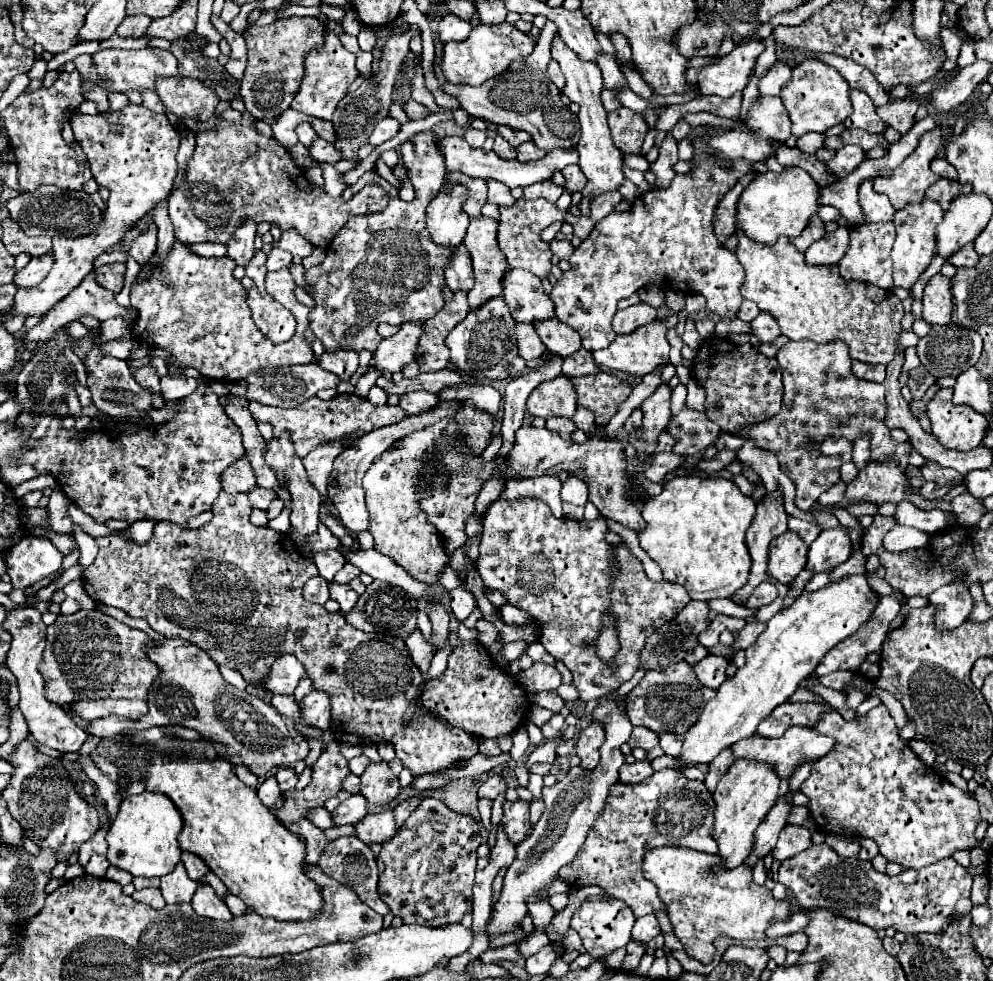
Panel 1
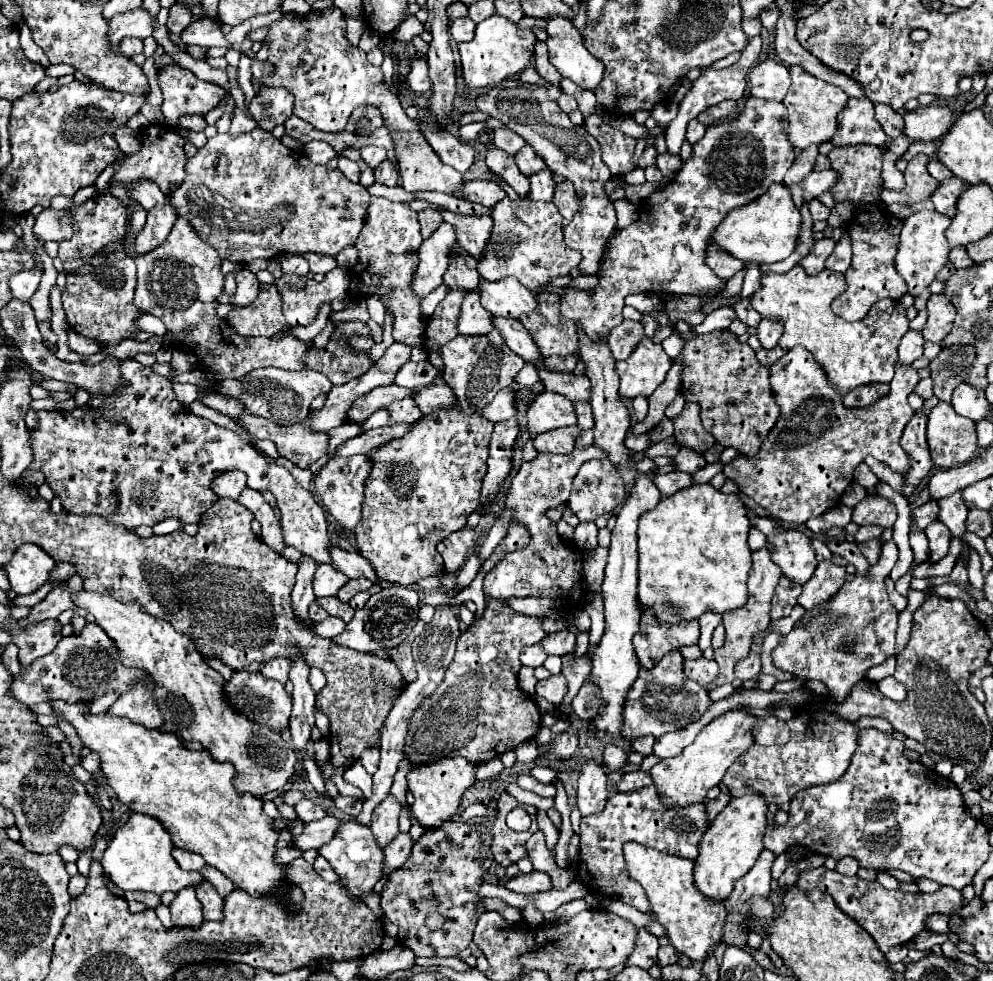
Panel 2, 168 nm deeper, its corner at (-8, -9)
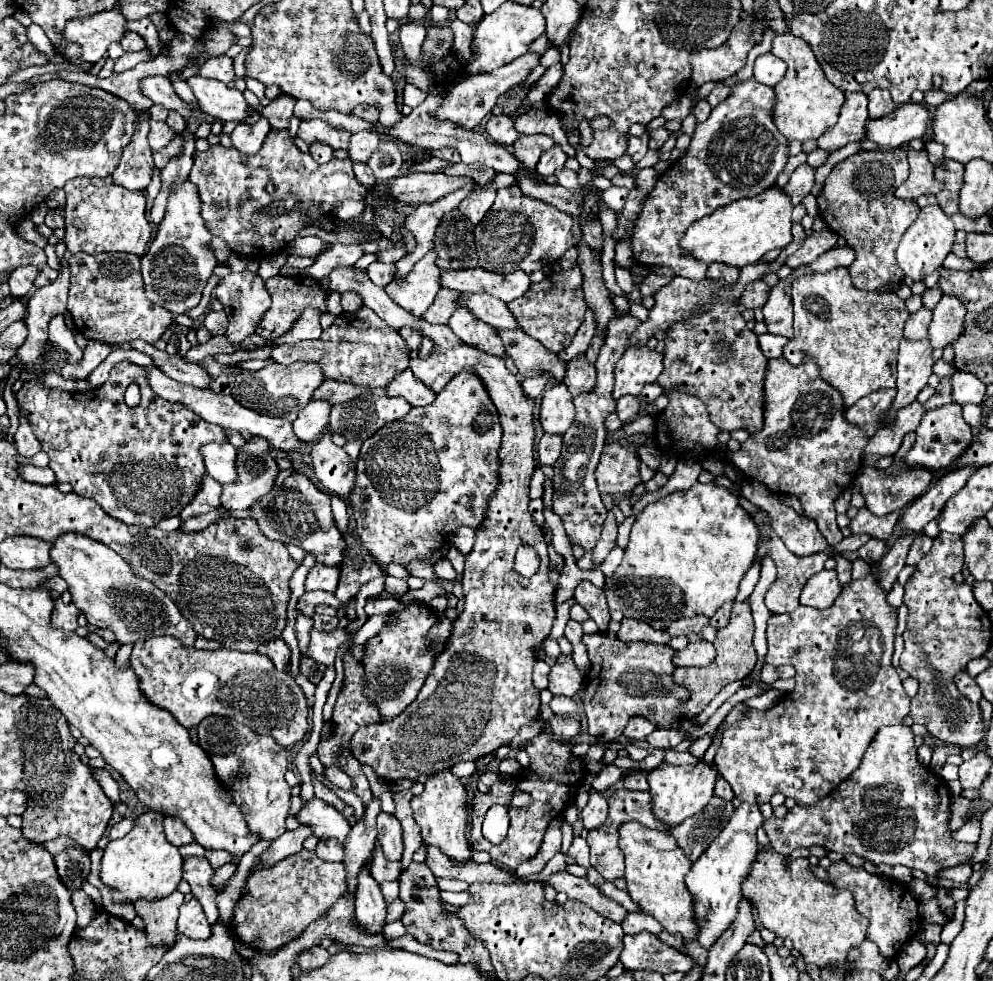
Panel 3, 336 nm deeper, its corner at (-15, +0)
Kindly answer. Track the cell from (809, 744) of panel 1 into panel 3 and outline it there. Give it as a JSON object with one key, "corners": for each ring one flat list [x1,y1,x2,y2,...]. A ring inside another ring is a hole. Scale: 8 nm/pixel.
{"corners":[[871,565,871,573,859,581,851,581,827,611,799,605,791,613,769,617,769,653,765,661,775,667,795,667,795,689,769,709,747,709,741,721,723,731,715,765,739,801,767,803,771,795,783,793,785,797,795,799,801,807,817,805,823,795,829,795,861,765,863,753,881,725,897,725,909,715,911,699,891,665,897,613,885,603,885,597,887,593,879,587]]}

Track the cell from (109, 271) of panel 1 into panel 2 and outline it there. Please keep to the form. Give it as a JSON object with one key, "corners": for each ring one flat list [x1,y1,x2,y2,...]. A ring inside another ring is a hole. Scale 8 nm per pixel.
{"corners":[[130,256,120,262,98,264,94,272,86,276,68,276,66,290,62,292,64,312,68,316,70,328,82,336,96,340,98,344,120,342,124,338,132,338,138,328,134,326,134,318,140,310,134,306,134,286,136,286,136,264]]}

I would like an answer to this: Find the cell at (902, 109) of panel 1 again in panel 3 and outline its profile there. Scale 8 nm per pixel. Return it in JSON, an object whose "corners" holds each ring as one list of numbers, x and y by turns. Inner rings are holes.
{"corners":[[873,89,867,97,869,97,869,117,871,119,889,115,895,109,895,103,887,89]]}

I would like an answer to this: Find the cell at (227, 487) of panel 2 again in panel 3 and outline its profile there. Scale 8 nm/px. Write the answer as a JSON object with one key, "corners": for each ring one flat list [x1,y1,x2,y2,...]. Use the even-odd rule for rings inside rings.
{"corners":[[207,443,201,449,207,473,223,483,235,481,235,447,231,443]]}

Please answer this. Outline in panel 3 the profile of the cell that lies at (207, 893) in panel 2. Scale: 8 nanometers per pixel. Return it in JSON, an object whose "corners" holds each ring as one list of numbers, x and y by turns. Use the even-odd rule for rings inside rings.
{"corners":[[183,857,183,879,191,885,191,893,201,903,205,917,211,925,215,925,219,917,215,891,211,891,211,883,209,883,213,873,215,871,205,857]]}

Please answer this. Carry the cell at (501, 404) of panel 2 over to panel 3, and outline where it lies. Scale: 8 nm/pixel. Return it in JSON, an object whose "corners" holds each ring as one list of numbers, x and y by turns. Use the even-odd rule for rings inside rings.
{"corners":[[547,373,537,375,537,377,529,377,529,379,523,381,523,391,525,391,529,397,535,399,537,395,541,395,541,391,545,389,545,385,547,385,551,379,553,379,553,377,547,375]]}

